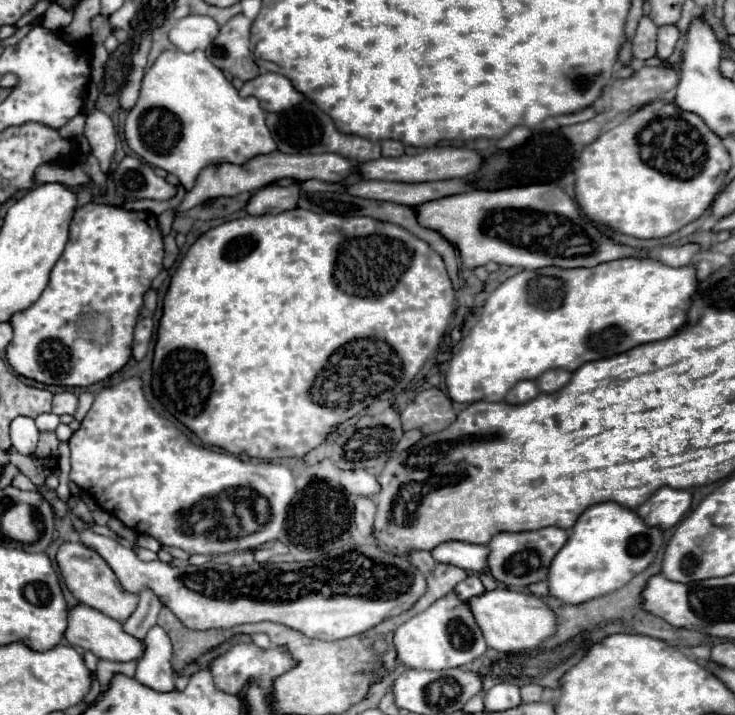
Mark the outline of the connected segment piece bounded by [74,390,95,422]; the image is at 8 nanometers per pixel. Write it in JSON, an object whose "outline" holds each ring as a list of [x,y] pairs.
{"outline":[[[84,390],[78,397],[78,408],[76,414],[74,414],[74,418],[81,422],[87,412],[90,410],[93,400],[95,399],[95,395],[89,391]]]}

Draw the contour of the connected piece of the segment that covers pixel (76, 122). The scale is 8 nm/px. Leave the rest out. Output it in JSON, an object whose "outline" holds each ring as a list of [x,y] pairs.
{"outline":[[[79,114],[75,116],[67,123],[65,128],[61,128],[61,130],[59,130],[59,136],[61,136],[61,138],[65,138],[65,140],[69,140],[75,136],[82,135],[85,127],[85,121],[85,115]]]}

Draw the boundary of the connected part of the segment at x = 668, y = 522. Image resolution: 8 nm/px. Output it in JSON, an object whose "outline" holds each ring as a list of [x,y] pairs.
{"outline":[[[665,486],[659,488],[635,512],[647,526],[667,530],[681,520],[681,516],[689,510],[689,506],[691,506],[691,494],[687,490],[675,490]]]}

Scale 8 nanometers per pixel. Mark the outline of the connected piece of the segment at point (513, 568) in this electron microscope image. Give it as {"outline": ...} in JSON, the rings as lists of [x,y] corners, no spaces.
{"outline":[[[541,528],[537,532],[499,532],[489,540],[489,556],[487,556],[487,566],[493,574],[495,580],[503,582],[505,586],[529,586],[531,582],[541,582],[545,580],[545,572],[549,570],[549,564],[553,556],[563,548],[567,540],[567,532],[563,528]]]}

